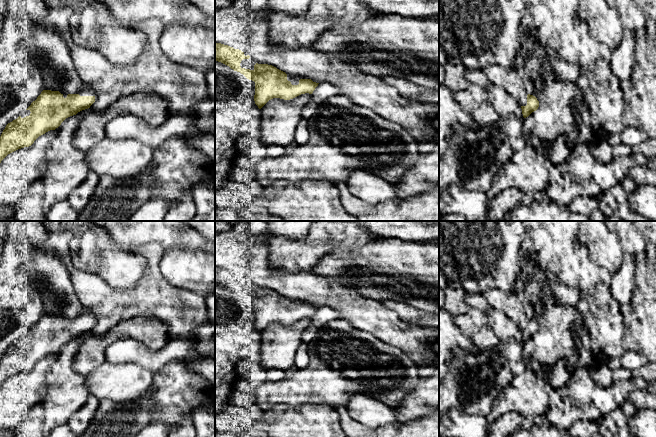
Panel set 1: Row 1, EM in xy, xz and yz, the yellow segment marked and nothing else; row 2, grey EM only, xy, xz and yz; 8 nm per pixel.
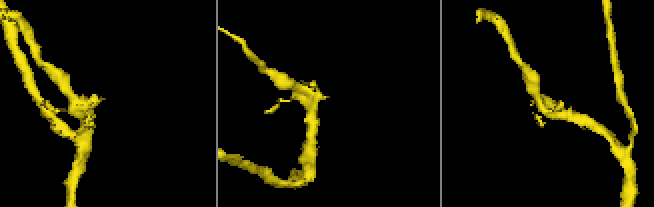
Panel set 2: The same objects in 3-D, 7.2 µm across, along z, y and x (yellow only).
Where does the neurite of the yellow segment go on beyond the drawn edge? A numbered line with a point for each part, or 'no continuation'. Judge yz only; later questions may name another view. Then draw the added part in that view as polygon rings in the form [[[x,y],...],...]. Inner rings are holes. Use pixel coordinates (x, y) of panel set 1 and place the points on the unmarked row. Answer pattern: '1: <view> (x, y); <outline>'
1: yz (509, 303); [[[487,288],[482,292],[487,304],[503,312],[520,330],[527,329],[527,315],[518,297],[514,292],[507,292],[498,288]]]

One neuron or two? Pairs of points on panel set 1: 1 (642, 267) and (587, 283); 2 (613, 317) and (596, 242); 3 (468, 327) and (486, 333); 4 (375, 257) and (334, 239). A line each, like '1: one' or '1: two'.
1: two
2: two
3: one
4: two

